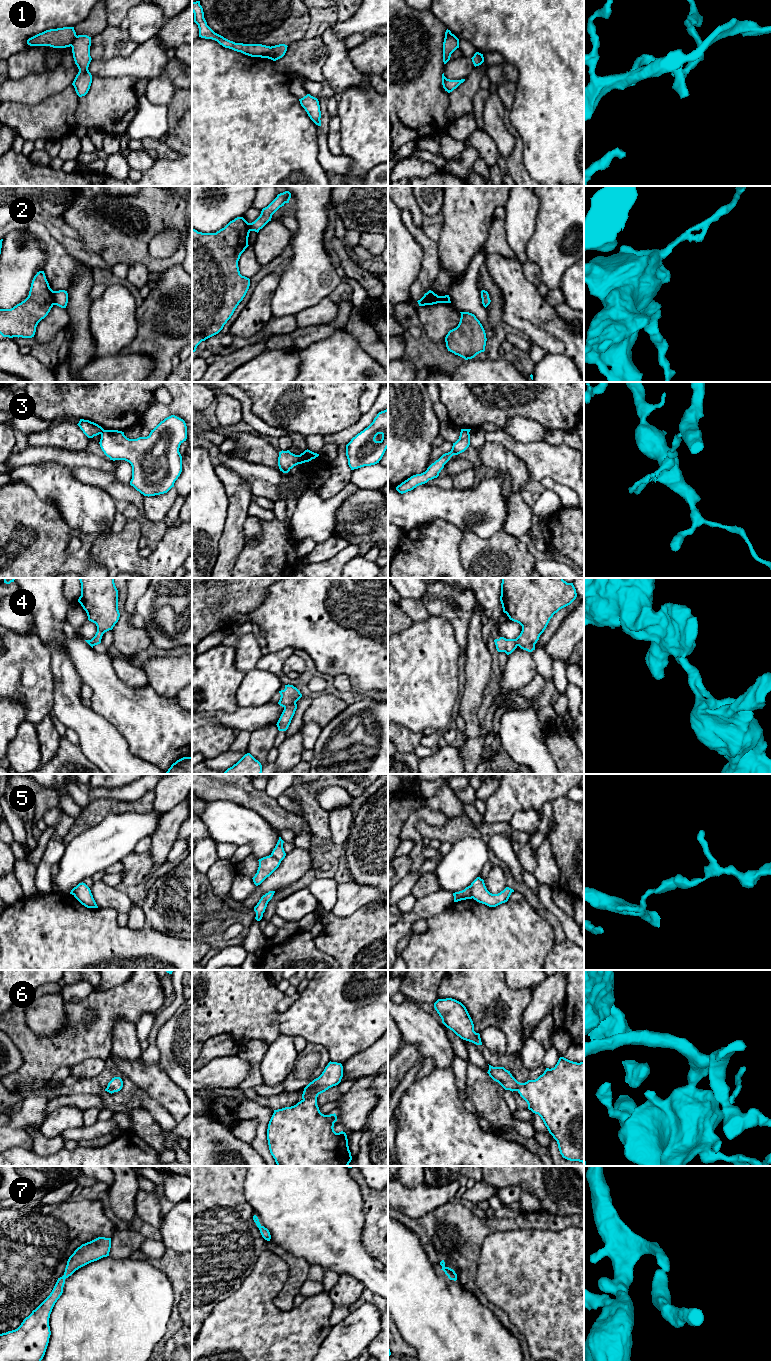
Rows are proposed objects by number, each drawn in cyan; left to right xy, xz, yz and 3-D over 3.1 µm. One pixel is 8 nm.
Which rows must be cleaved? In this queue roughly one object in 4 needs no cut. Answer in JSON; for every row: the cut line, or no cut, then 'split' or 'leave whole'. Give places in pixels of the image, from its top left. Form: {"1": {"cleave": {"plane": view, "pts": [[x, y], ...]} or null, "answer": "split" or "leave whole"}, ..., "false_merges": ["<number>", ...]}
{"1": {"cleave": {"plane": "xz", "pts": [[271, 47], [265, 57]]}, "answer": "split"}, "2": {"cleave": {"plane": "xy", "pts": [[54, 291], [53, 304]]}, "answer": "split"}, "3": {"cleave": {"plane": "xz", "pts": [[297, 455], [300, 463]]}, "answer": "split"}, "4": {"cleave": {"plane": "xz", "pts": [[295, 702], [284, 708]]}, "answer": "split"}, "5": {"cleave": {"plane": "yz", "pts": [[469, 886], [472, 897]]}, "answer": "split"}, "6": {"cleave": null, "answer": "leave whole"}, "7": {"cleave": null, "answer": "leave whole"}, "false_merges": ["1", "2", "3", "4", "5"]}

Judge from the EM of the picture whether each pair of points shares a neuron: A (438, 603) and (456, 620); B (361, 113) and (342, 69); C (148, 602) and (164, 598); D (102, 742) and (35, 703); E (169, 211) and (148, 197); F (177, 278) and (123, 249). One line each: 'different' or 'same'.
A: same
B: different
C: same
D: different
E: same
F: different

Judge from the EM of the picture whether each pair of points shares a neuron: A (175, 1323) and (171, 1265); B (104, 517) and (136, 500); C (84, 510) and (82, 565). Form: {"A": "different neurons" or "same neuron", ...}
{"A": "same neuron", "B": "different neurons", "C": "different neurons"}

